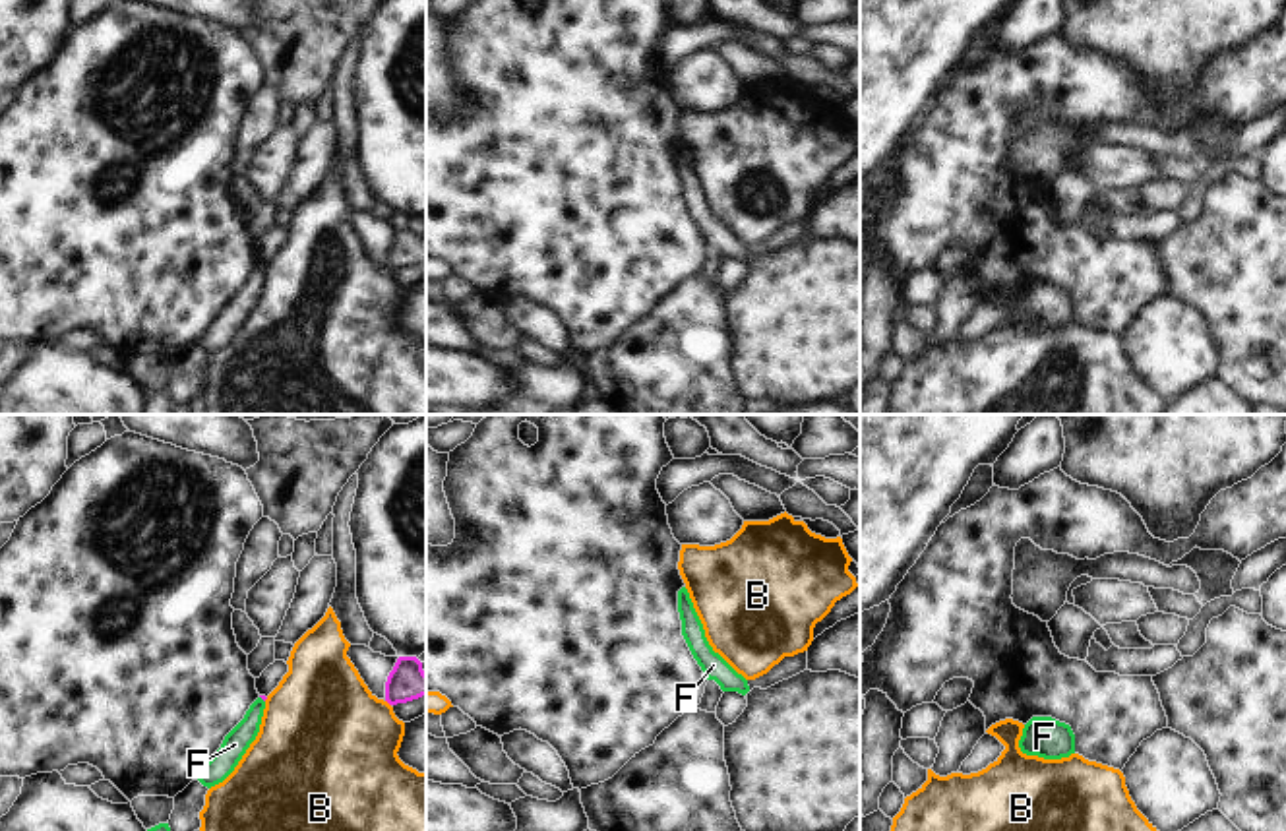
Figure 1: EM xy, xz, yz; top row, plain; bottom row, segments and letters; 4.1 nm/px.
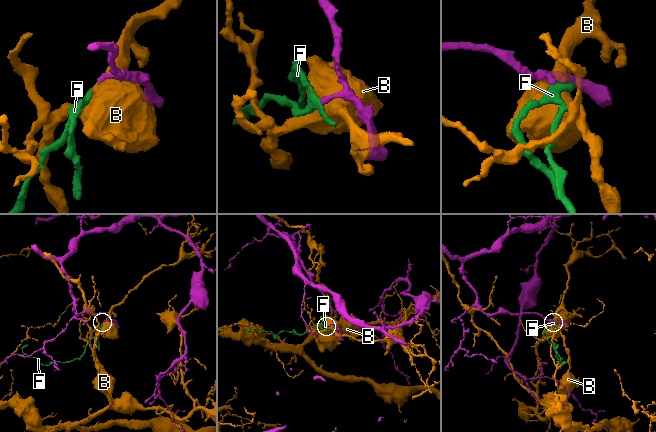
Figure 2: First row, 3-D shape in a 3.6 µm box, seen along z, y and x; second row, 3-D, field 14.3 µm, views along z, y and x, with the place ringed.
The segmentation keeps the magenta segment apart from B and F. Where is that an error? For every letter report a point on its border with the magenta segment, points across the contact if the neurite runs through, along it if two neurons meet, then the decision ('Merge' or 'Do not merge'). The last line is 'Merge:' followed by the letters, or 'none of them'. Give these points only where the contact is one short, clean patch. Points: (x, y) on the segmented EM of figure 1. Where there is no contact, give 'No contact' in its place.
B: Touches magenta at xy (388, 702). Do not merge
F: Touches magenta at xy (262, 698). Boundary: xy (260, 696), (264, 702). Do not merge
Merge: none of them

